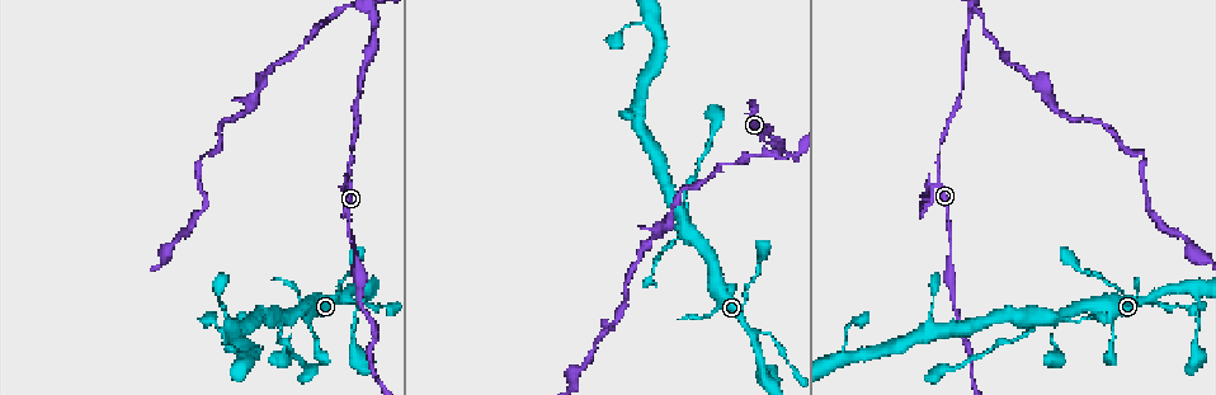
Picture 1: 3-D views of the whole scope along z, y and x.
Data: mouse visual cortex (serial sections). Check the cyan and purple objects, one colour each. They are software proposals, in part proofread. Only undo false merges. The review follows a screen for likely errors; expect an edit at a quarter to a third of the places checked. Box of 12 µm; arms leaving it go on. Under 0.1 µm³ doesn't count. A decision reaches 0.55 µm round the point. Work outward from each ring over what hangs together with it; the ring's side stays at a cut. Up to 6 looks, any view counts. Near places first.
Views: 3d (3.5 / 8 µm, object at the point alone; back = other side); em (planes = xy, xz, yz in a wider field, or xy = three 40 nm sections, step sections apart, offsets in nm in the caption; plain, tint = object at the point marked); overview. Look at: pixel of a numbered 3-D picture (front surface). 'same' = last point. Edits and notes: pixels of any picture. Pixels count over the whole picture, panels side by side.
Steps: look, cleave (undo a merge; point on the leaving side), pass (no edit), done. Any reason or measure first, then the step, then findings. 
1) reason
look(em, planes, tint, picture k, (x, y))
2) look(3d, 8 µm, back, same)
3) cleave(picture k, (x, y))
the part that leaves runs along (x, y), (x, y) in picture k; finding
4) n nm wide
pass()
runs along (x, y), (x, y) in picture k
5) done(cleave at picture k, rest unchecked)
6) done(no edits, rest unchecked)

three arms meet
look(3d, 8 µm, picture 1, (1038, 319))

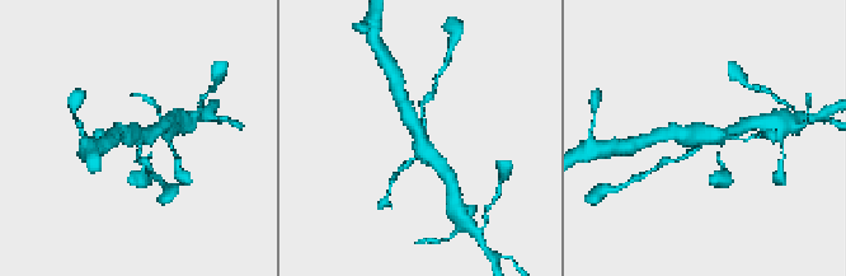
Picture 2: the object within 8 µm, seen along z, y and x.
shape alone is not enough
look(em, xy, step 5, tint, picture 2, (705, 137))

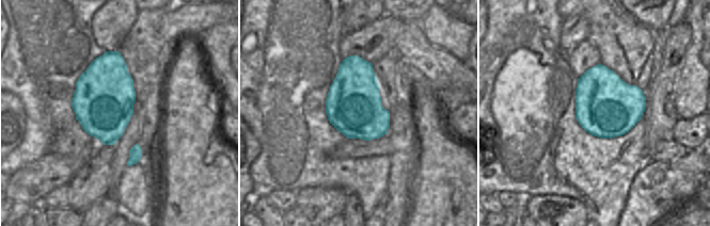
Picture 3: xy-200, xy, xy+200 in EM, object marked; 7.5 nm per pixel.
cleave(picture 2, (664, 160))
the part that leaves runs along (694, 151), (663, 160), (649, 172) in picture 2; a second cell is stuck on

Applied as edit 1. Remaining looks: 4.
redraw
look(overview)

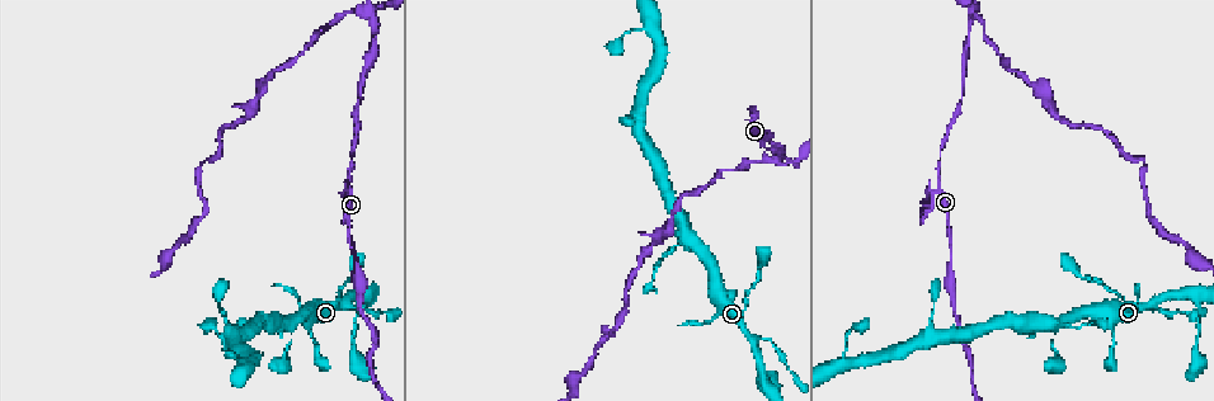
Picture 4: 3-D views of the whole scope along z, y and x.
thick turns thin
look(3d, 3.5 µm, picture 4, (952, 298))

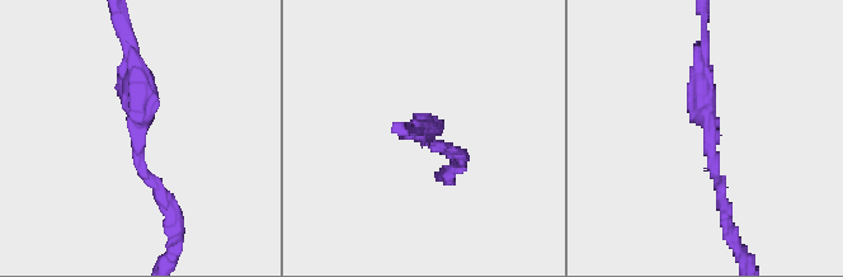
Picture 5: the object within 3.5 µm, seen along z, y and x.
arms of 150, 300 nm
look(em, planes, tint, picture 5, (711, 139))

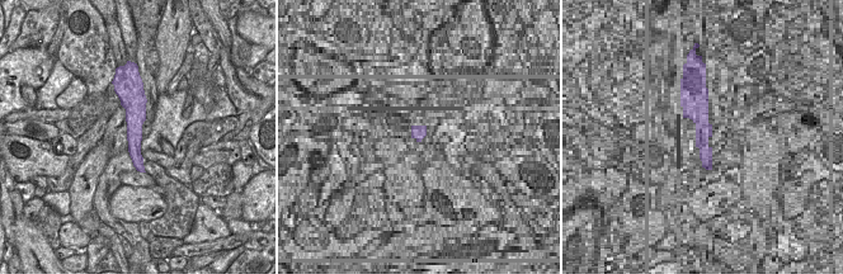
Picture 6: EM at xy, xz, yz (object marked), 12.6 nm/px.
pass()
runs along (131, 93), (140, 168) in picture 6; continuous, no second cell

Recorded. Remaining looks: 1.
done(cleave at picture 2, rest unchecked)

